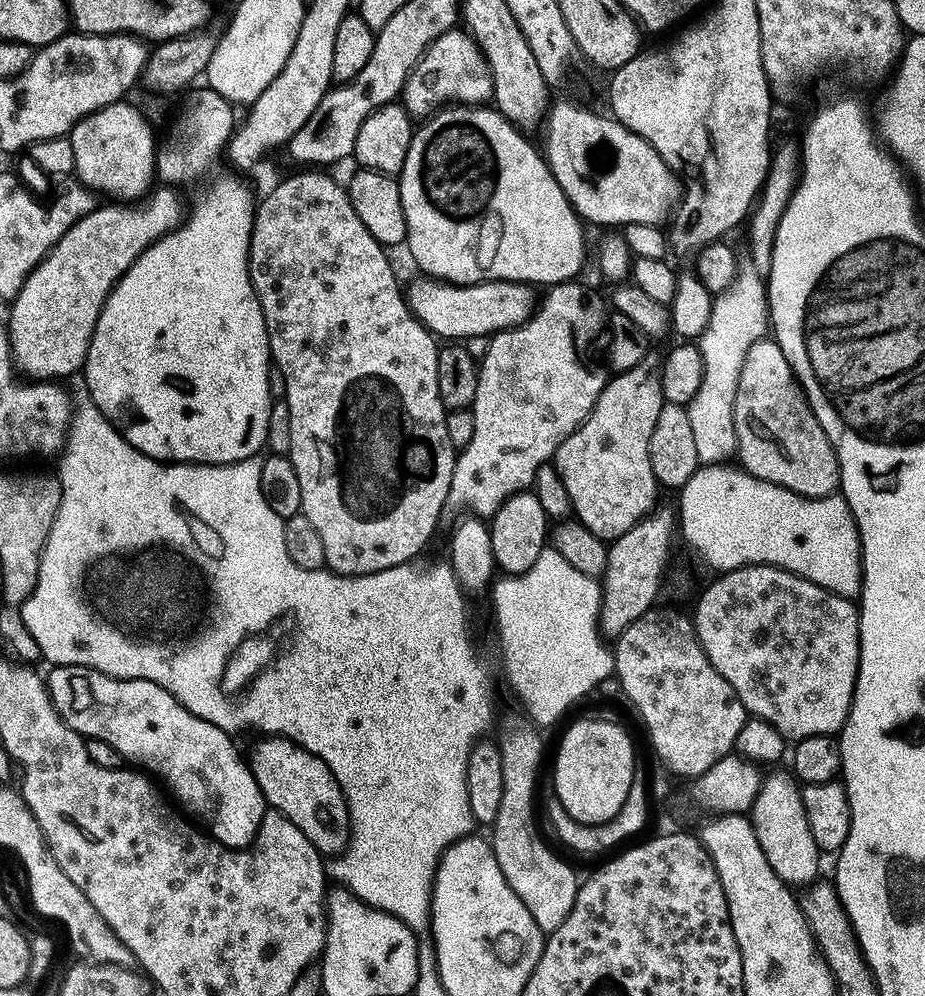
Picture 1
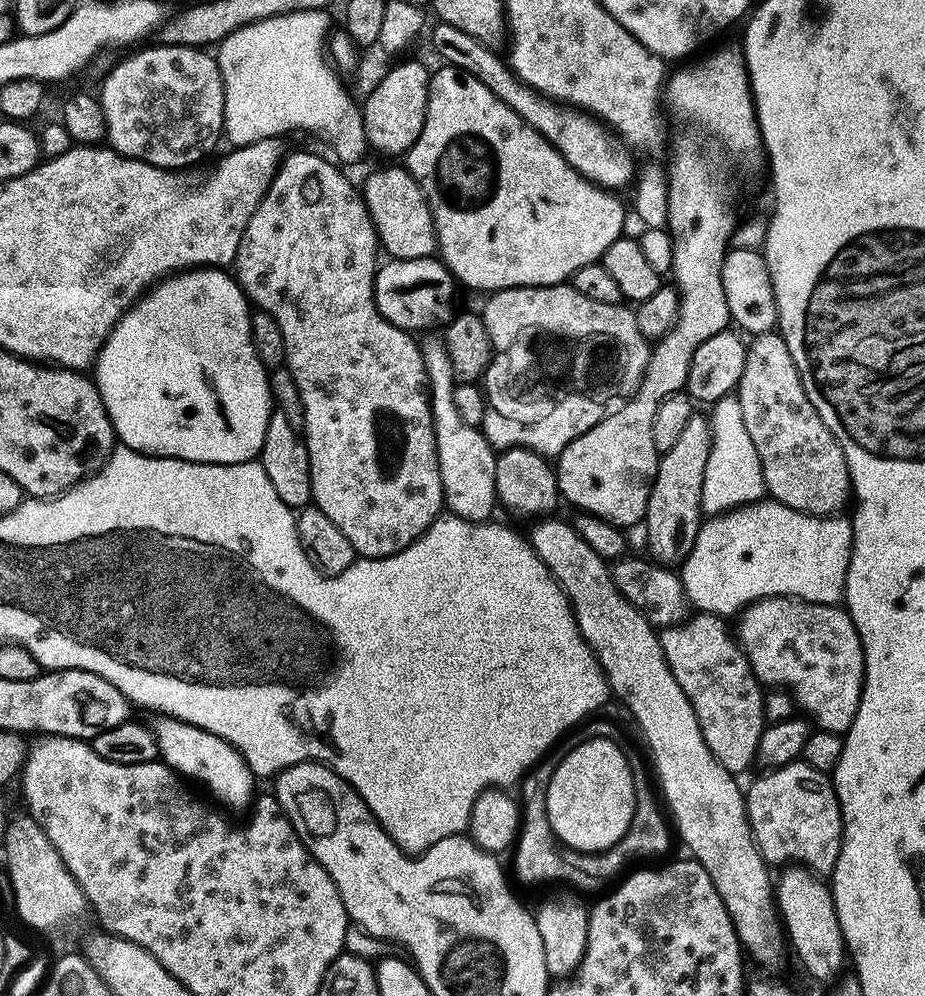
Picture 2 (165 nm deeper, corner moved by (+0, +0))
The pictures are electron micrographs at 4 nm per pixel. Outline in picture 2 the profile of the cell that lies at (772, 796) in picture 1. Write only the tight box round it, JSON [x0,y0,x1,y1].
[774,866,846,980]

